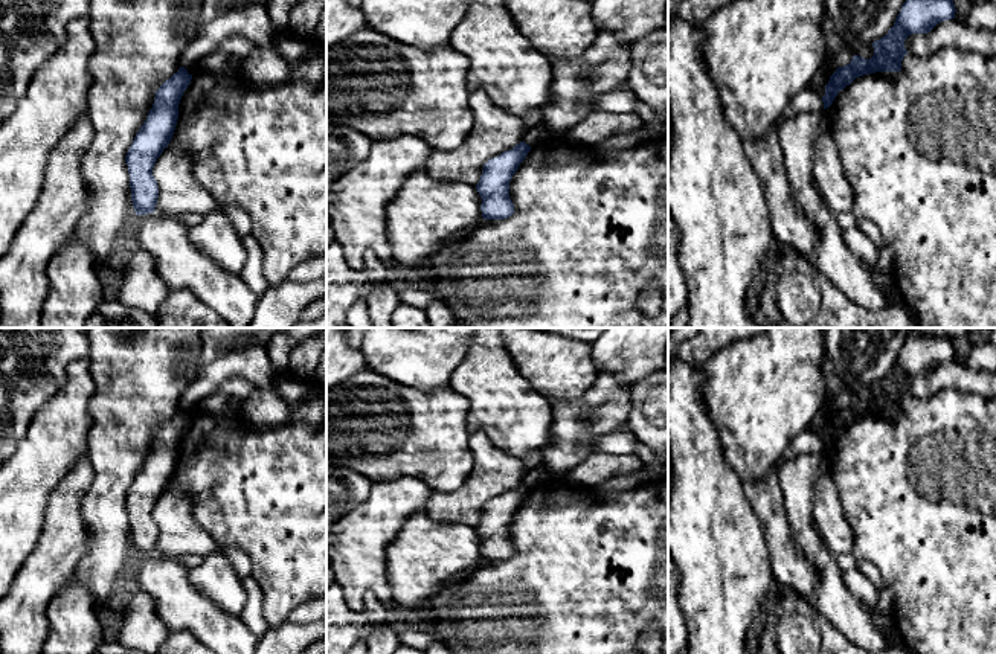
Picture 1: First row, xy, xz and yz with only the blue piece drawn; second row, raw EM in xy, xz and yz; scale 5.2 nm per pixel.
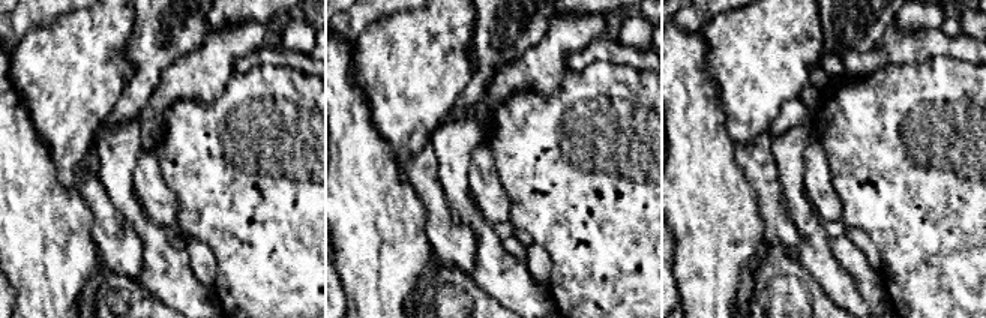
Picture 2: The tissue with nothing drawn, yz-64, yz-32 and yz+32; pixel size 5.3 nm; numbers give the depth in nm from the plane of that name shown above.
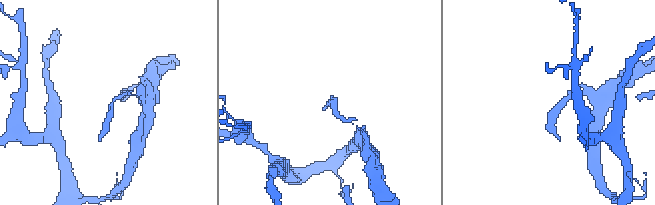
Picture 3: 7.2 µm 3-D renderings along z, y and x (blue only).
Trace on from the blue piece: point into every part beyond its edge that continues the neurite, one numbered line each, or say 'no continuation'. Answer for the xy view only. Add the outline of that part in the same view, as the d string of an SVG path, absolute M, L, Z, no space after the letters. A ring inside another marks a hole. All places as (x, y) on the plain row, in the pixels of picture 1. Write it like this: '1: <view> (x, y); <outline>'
no continuation

